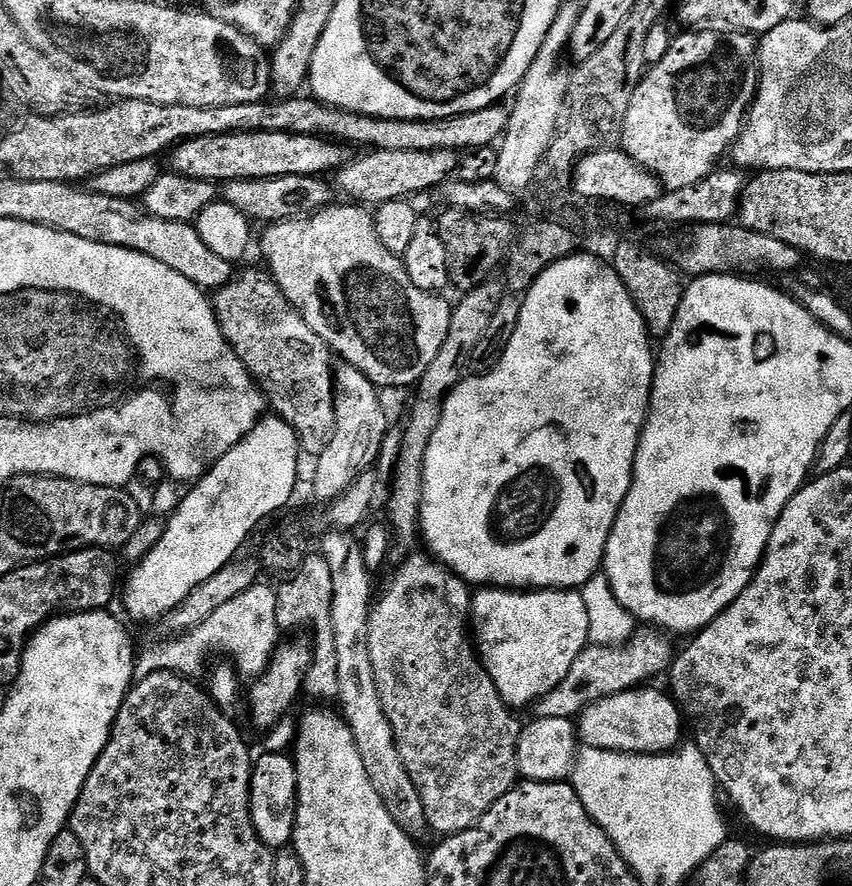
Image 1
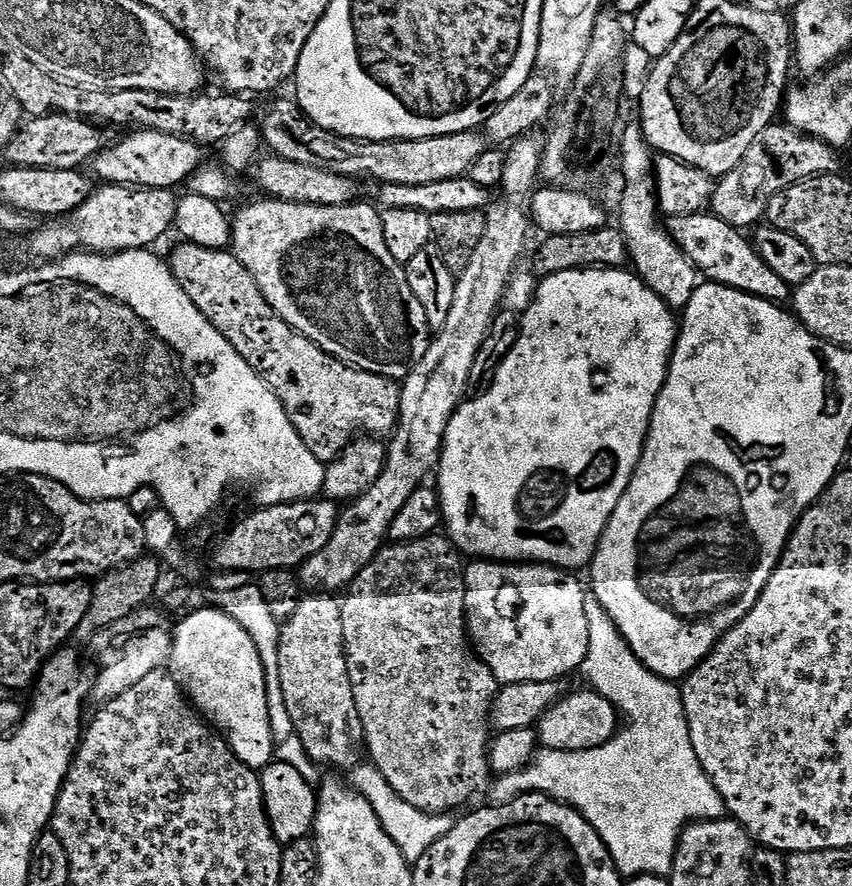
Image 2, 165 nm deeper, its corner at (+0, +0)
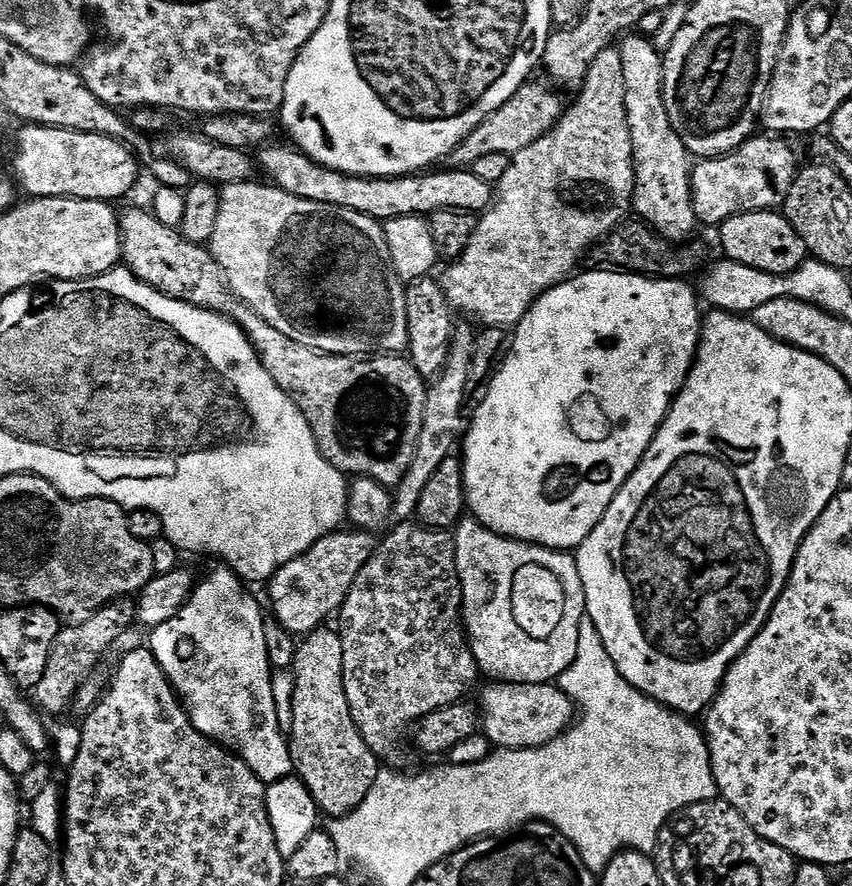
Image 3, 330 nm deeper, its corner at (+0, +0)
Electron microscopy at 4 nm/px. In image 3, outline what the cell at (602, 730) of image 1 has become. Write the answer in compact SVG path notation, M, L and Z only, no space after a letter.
M489 683L484 692L482 732L497 749L541 748L572 727L578 709L572 699L555 683L506 684Z

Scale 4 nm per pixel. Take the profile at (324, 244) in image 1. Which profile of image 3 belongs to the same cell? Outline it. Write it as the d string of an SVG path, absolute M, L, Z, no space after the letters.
M271 183L225 184L220 188L220 205L218 206L218 223L214 226L214 234L210 241L212 257L218 262L228 279L228 287L232 295L241 303L248 305L270 326L282 330L286 338L294 338L294 342L302 342L302 346L310 346L319 352L329 352L335 356L359 356L367 358L373 354L400 354L408 347L410 326L406 318L405 281L398 278L394 266L390 262L390 250L386 246L386 234L381 221L358 214L358 210L346 210L342 206L326 206L326 202L310 202L306 198L298 198L294 194L286 194L281 188Z

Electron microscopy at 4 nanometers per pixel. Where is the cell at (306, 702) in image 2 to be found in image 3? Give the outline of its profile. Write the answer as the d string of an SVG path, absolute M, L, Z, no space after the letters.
M321 626L299 641L296 649L296 661L291 671L296 672L296 681L292 684L293 730L290 733L290 747L292 749L292 766L295 775L310 790L317 809L324 812L328 818L348 816L355 812L358 806L370 794L370 786L382 771L381 761L366 746L354 718L350 714L350 702L346 698L344 685L344 667L342 666L342 638L337 629Z

